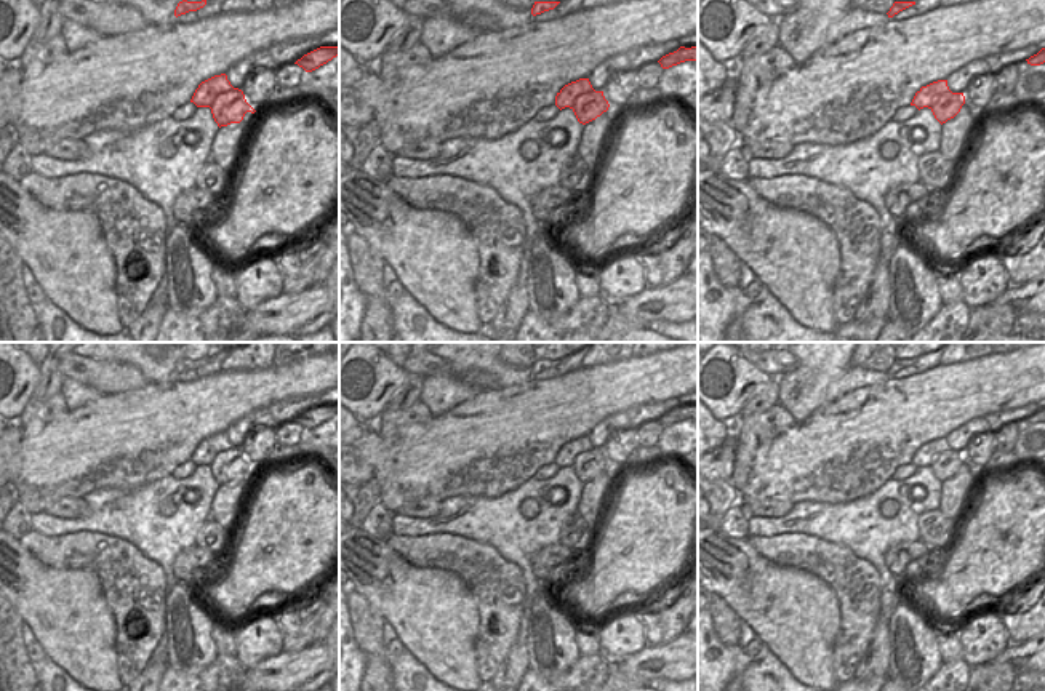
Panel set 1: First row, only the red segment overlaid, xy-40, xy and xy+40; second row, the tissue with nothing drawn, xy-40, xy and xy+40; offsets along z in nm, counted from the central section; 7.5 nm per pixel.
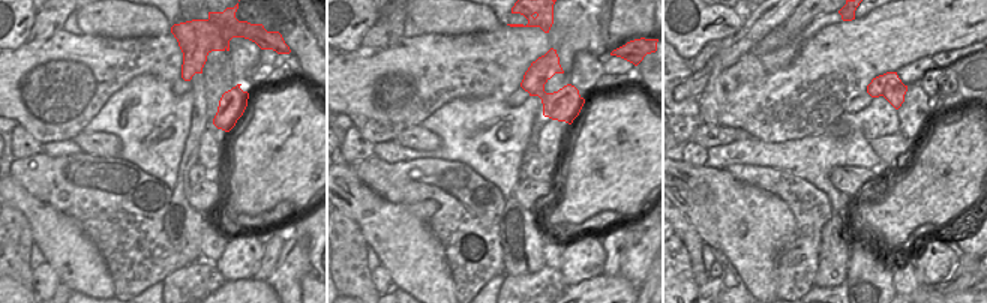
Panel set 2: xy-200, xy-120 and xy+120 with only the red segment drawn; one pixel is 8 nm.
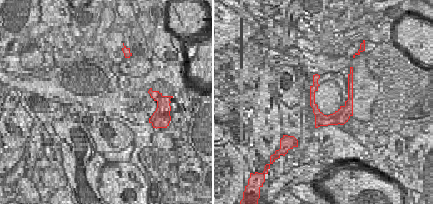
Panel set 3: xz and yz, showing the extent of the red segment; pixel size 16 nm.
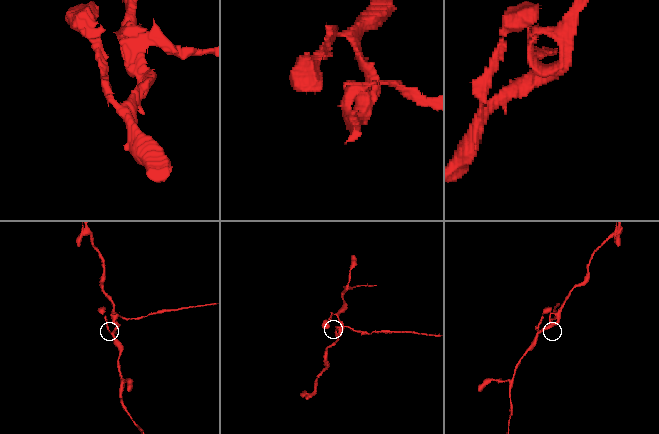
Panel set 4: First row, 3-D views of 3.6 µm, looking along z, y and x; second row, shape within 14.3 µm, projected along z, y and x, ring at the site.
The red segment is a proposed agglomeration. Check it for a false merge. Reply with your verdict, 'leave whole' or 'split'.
split

